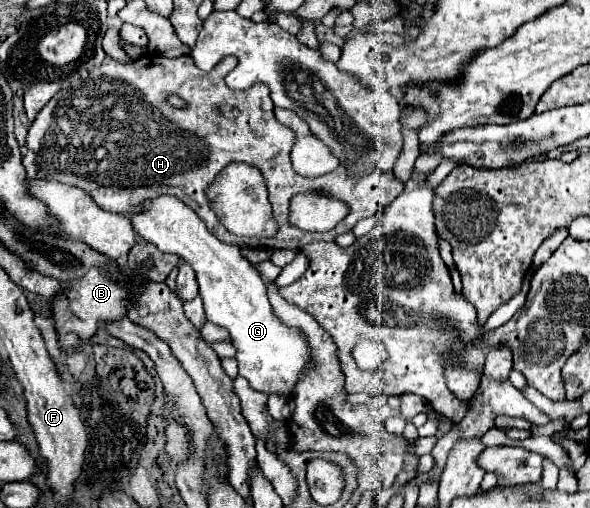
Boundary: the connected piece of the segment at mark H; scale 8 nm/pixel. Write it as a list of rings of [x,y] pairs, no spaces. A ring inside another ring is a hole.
[[[153,53],[125,65],[105,61],[95,67],[81,85],[61,89],[37,113],[25,141],[27,155],[23,157],[23,167],[27,179],[51,179],[75,185],[101,209],[111,213],[131,213],[143,199],[169,193],[197,211],[207,229],[223,243],[293,251],[303,249],[303,245],[313,241],[335,241],[337,235],[351,231],[359,219],[375,215],[403,191],[403,185],[391,171],[373,171],[359,179],[349,179],[343,167],[315,179],[297,175],[289,157],[295,135],[289,127],[277,121],[269,87],[257,83],[243,93],[229,89],[225,85],[225,75],[233,67],[235,57],[225,57],[205,73],[197,69],[189,55],[167,59]],[[169,93],[185,99],[187,109],[173,109],[167,105],[165,95]],[[219,105],[239,111],[239,115],[229,121],[231,125],[227,129],[221,129],[221,123],[225,121],[219,113]],[[229,161],[257,165],[257,169],[265,173],[273,219],[279,225],[275,237],[237,237],[229,233],[221,221],[217,221],[213,209],[209,209],[205,189],[215,181],[217,173],[229,165]],[[293,193],[333,195],[349,205],[349,213],[329,233],[301,233],[301,229],[289,225],[289,197],[293,197]]]

